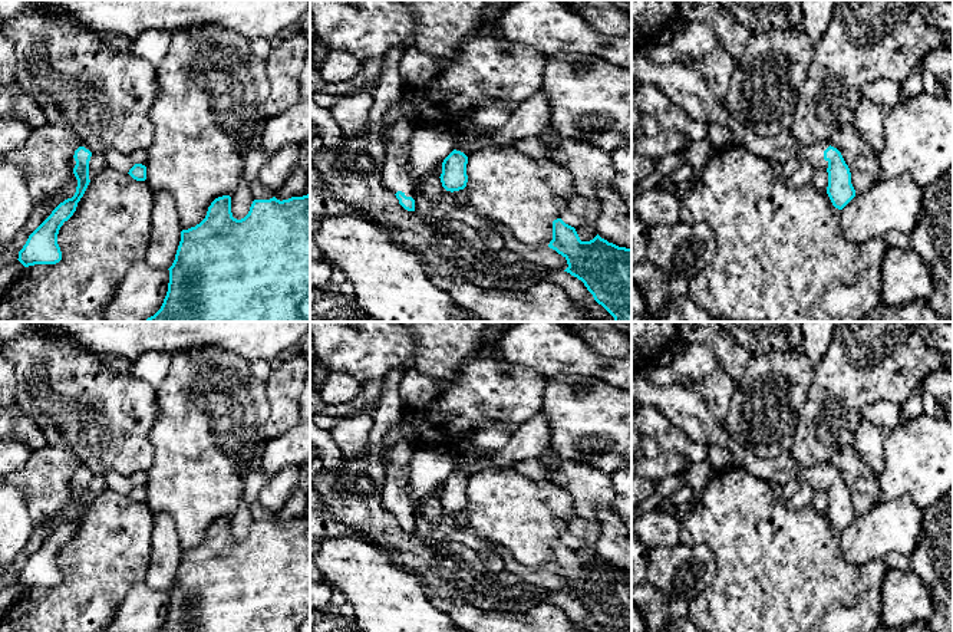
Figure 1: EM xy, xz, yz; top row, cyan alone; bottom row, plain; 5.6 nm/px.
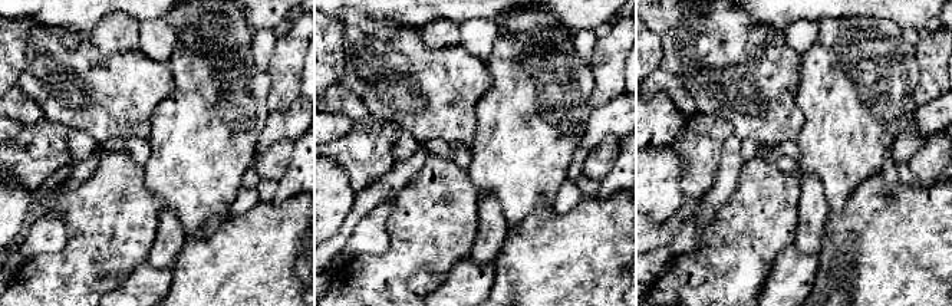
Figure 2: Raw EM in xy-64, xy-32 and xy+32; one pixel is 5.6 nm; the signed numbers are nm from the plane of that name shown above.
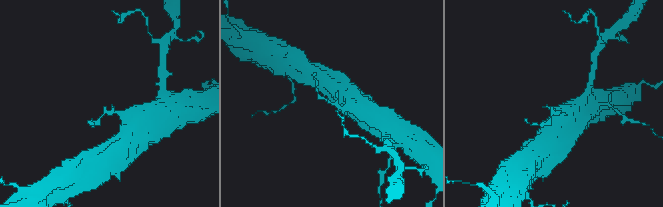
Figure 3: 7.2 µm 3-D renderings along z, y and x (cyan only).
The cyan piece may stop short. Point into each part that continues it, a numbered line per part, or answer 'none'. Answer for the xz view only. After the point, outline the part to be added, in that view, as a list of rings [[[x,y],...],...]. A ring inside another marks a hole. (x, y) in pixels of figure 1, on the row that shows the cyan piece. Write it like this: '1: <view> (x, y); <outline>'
1: xz (396, 175); [[[399,119],[385,125],[383,129],[388,132],[388,136],[383,141],[385,165],[382,182],[393,194],[402,191],[406,197],[413,198],[413,177],[410,175],[409,155],[415,125],[408,119]]]

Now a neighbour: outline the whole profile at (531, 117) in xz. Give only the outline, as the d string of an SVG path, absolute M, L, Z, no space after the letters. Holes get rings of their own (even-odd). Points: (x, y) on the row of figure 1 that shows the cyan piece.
M544 90L522 101L512 112L510 121L492 136L471 138L461 124L456 126L455 149L466 157L487 147L511 147L515 139L540 136L551 119L551 106Z

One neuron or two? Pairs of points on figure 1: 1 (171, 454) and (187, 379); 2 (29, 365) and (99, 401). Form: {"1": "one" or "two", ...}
{"1": "one", "2": "one"}

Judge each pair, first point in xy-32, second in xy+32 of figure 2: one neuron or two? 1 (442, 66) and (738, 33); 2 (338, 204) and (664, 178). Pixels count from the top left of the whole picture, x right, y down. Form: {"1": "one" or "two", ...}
{"1": "one", "2": "one"}

